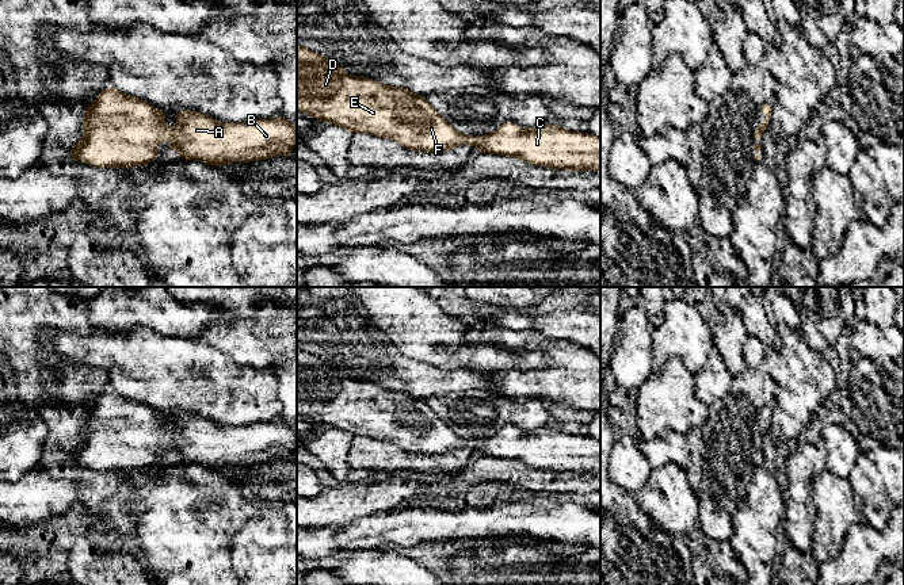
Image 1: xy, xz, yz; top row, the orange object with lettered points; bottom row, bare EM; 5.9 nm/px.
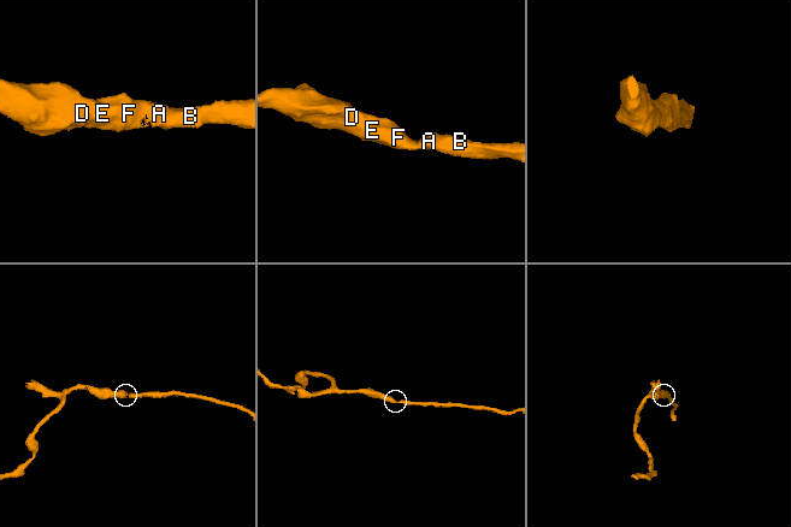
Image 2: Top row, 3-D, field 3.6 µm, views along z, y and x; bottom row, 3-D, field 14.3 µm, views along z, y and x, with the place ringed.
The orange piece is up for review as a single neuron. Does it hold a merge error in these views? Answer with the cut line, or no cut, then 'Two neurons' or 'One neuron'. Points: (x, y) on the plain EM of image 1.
No split. One neuron

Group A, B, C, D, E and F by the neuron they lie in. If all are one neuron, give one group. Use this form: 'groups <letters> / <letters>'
groups A B C D E F

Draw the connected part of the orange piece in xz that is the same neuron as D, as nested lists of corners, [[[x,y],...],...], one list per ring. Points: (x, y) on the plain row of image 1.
[[[297,348],[297,413],[321,425],[348,432],[352,437],[373,437],[394,443],[415,455],[436,456],[459,448],[473,448],[477,455],[516,460],[533,469],[576,475],[600,475],[600,441],[590,436],[568,435],[549,427],[523,432],[506,425],[488,439],[468,440],[454,433],[424,399],[401,390],[384,389],[363,379],[351,379],[321,358]]]

